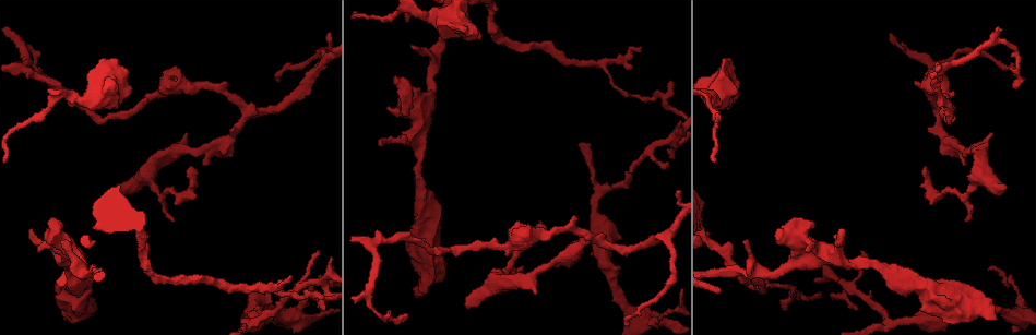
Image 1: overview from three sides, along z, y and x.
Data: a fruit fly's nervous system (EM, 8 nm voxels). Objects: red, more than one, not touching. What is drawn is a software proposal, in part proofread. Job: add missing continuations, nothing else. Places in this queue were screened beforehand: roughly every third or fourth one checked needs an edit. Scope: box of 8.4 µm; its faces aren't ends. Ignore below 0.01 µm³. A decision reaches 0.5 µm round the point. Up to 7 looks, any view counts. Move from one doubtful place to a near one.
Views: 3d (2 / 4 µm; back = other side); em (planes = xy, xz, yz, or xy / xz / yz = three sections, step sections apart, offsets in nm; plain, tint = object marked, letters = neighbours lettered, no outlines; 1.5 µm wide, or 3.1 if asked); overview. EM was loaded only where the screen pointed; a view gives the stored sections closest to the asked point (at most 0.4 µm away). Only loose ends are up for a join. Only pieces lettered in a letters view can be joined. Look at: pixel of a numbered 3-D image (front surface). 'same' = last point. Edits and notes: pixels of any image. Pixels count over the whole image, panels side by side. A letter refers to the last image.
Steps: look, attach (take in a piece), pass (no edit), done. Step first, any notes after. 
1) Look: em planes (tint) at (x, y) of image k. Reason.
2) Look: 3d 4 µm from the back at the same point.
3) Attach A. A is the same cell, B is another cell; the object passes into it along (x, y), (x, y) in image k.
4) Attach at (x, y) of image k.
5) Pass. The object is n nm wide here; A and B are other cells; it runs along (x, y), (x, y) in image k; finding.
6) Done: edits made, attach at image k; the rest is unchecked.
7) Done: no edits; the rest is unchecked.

Look: em planes (letters) at (481, 36) of image 1. An open end.

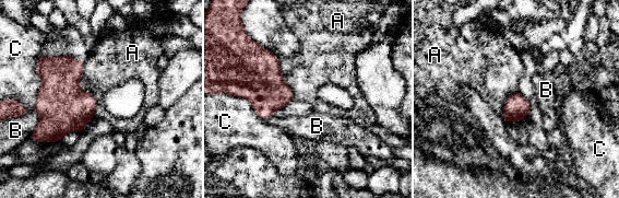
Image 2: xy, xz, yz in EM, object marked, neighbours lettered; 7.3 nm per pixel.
Pass. The longest contact is with C, 420 nm; A, B and C are other cells; a border runs along (277, 58), (293, 98) in image 2; no lettered piece goes on from it.

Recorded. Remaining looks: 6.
Look: em xz step 8 (letters) at (39, 250) of image 1. Branch stops here.

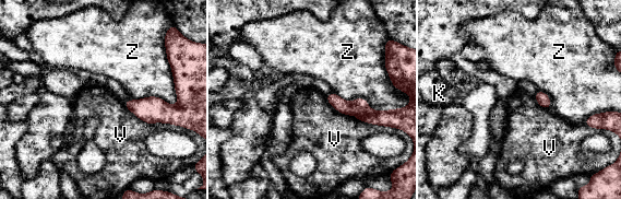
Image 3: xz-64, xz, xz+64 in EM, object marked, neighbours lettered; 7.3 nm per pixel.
Pass. The longest contact is with V, 650 nm; K, V and Z are other cells; a border runs along (325, 96), (344, 114), (403, 130) in image 3; none of them fits.

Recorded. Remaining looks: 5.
Look: 3d 2 µm at (170, 221) of image 1. Tapers out.

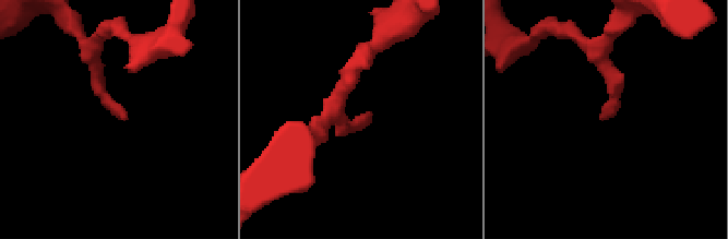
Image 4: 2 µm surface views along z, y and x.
Look: em planes (plain) at (363, 117) of image 4. Need the tissue.

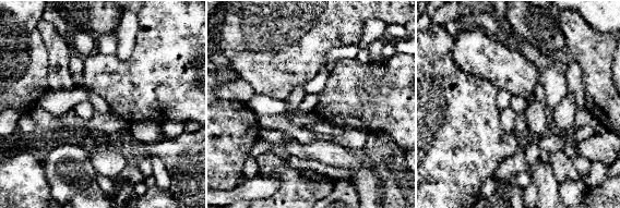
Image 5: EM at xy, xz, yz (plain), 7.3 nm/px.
Look: em planes (letters) at the same point. See the neighbours.

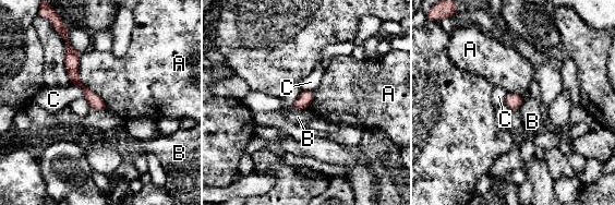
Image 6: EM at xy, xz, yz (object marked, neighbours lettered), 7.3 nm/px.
Pass. The longest contact is with A, 460 nm; A, B and C are other cells; it runs along (69, 48), (74, 79), (103, 107) in image 6; no lettered piece goes on from it.

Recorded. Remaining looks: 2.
Done: no edits; the rest is unchecked.

